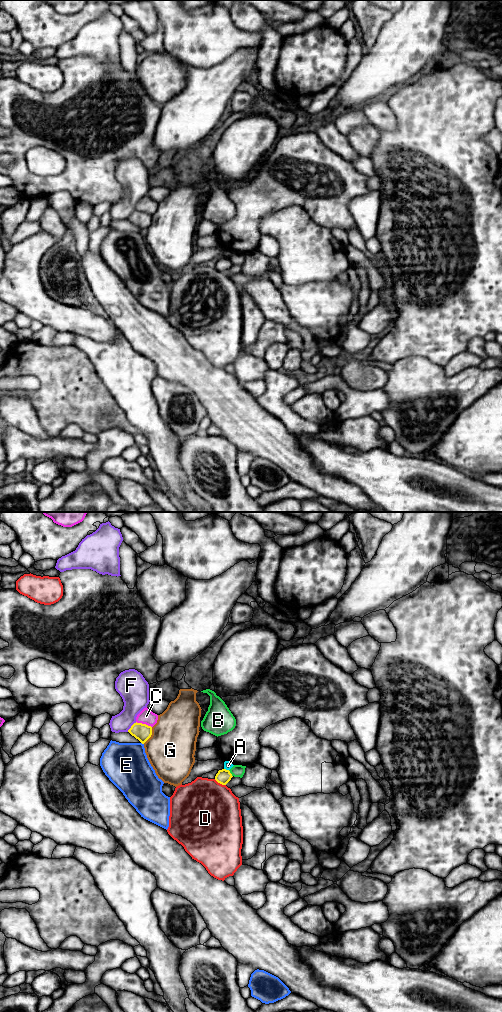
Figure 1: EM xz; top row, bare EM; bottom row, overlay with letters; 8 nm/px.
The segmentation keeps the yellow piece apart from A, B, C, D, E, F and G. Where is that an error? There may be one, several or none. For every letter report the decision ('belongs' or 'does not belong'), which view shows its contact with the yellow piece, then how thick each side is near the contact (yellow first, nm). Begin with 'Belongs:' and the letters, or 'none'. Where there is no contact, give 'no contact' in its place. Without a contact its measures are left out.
Belongs: none
A: does not belong | xz | 120/70 nm
B: does not belong | xz | 120/100 nm
C: does not belong | xz | 140/120 nm
D: does not belong | xz | 120/500 nm
E: does not belong | xz | 140/360 nm
F: does not belong | xz | 140/220 nm
G: does not belong | xz | 140/380 nm

